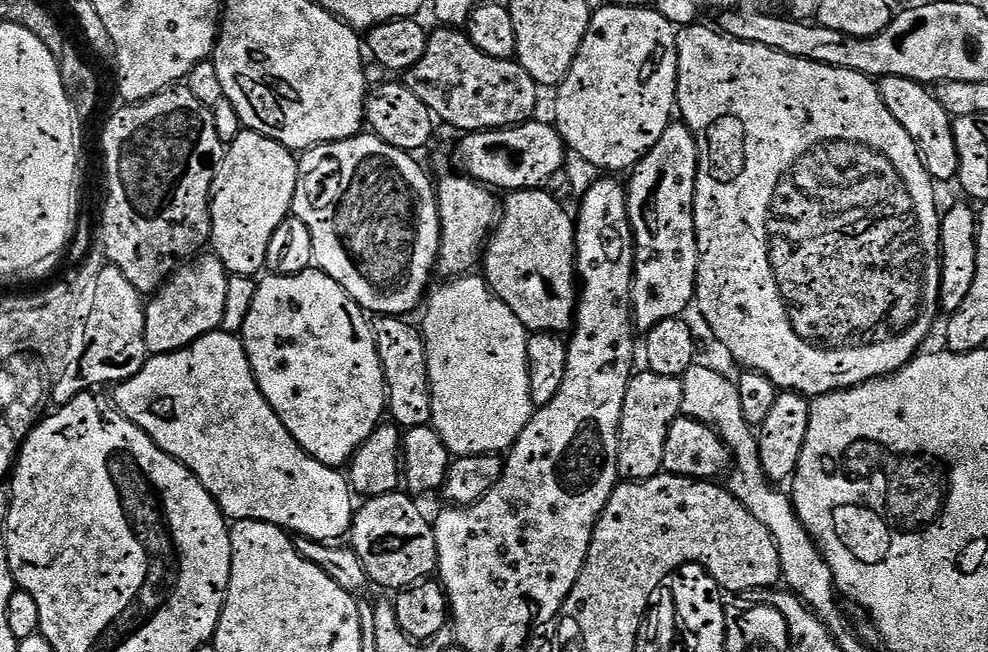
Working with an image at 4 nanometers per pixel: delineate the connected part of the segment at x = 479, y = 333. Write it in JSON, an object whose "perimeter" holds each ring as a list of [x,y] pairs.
{"perimeter":[[[465,274],[445,284],[448,284],[445,288],[431,293],[432,301],[430,296],[428,313],[422,323],[428,377],[432,383],[431,427],[436,429],[442,442],[446,442],[453,457],[507,453],[532,420],[534,411],[528,373],[530,333],[518,322],[518,314],[493,294],[483,275]]]}

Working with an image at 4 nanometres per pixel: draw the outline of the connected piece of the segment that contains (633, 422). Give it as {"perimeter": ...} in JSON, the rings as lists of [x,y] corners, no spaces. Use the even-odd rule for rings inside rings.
{"perimeter":[[[647,370],[637,371],[628,383],[620,419],[618,466],[625,481],[649,480],[664,472],[663,454],[671,426],[682,416],[683,379]]]}

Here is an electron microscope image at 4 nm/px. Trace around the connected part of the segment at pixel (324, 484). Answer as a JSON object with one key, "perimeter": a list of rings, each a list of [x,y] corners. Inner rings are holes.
{"perimeter":[[[217,330],[176,352],[149,355],[134,378],[115,385],[111,403],[117,412],[139,426],[166,454],[186,466],[206,486],[229,521],[257,520],[311,540],[340,542],[349,535],[354,515],[354,493],[343,471],[318,462],[282,426],[266,402],[252,373],[243,339]]]}

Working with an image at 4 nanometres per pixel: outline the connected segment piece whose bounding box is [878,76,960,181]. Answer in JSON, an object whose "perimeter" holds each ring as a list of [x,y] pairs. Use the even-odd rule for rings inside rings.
{"perimeter":[[[897,76],[883,77],[878,87],[890,114],[894,114],[894,118],[904,127],[906,134],[910,134],[933,181],[955,181],[960,175],[960,163],[958,162],[958,146],[952,129],[954,117],[946,111],[942,102],[938,102],[935,91],[931,87],[919,84],[916,80]]]}

